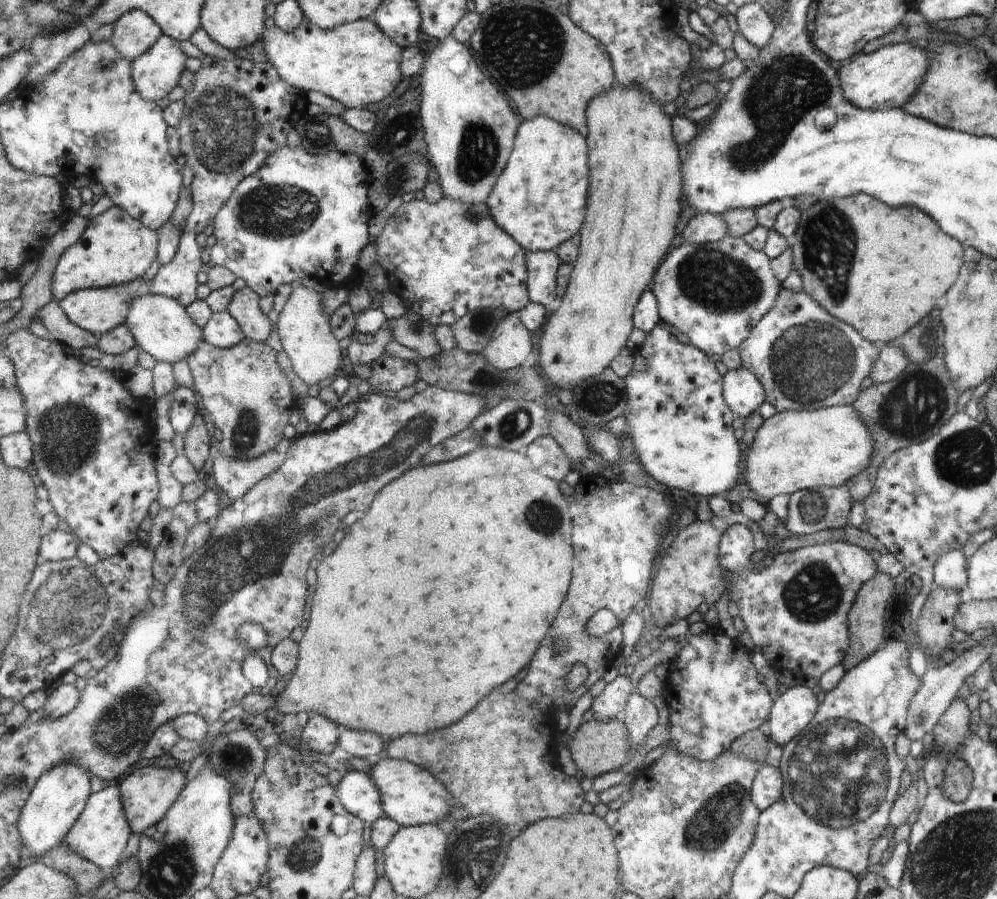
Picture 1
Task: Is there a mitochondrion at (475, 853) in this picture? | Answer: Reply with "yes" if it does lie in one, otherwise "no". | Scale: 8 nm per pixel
yes

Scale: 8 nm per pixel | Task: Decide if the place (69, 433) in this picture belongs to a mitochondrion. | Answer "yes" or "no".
yes

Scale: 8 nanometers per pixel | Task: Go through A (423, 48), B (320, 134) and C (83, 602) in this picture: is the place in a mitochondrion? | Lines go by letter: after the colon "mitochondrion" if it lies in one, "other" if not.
A: other
B: mitochondrion
C: mitochondrion

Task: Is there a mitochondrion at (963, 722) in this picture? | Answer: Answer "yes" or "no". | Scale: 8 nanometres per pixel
no

